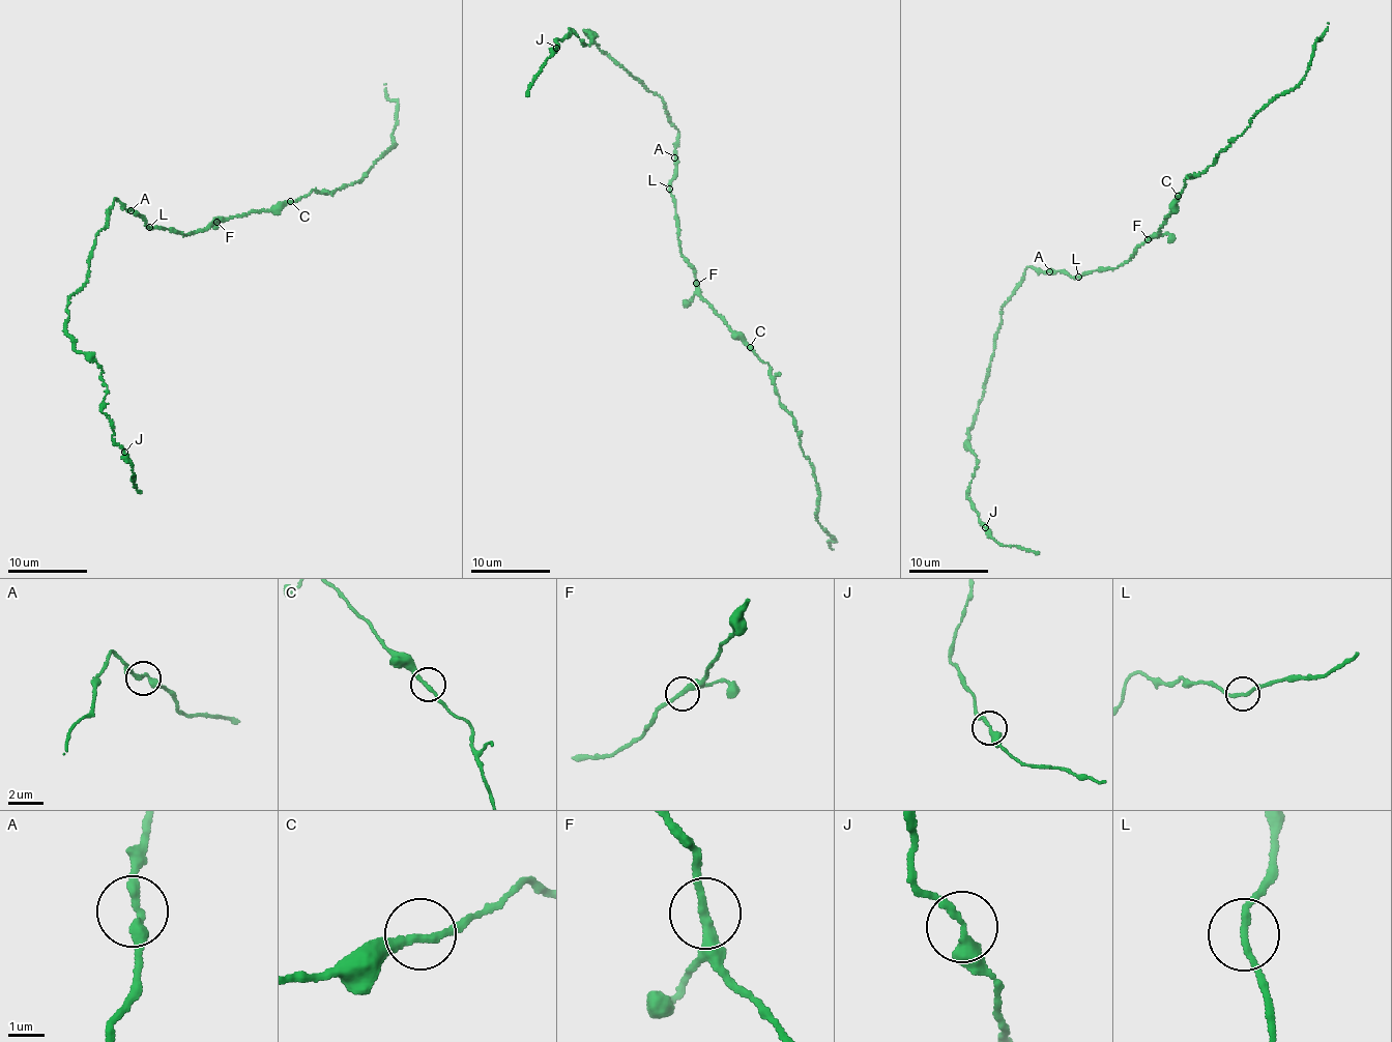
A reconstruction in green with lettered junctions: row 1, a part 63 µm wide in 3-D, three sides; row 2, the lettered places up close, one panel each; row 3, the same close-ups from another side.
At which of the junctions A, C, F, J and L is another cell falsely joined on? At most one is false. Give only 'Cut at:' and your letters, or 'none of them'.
Cut at: J

